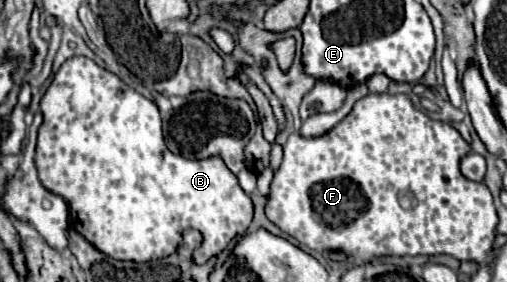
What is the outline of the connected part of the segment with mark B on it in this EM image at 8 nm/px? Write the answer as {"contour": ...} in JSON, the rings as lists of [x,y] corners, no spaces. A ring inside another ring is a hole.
{"contour":[[[71,57],[67,59],[59,71],[53,75],[53,81],[49,85],[49,89],[45,91],[43,99],[41,99],[41,111],[43,111],[43,123],[39,127],[39,135],[37,135],[37,171],[39,171],[39,179],[41,183],[61,195],[67,205],[69,211],[75,215],[77,223],[73,223],[73,227],[101,253],[105,253],[111,259],[119,259],[119,261],[137,261],[137,263],[145,263],[151,259],[161,259],[167,257],[171,253],[177,251],[183,231],[193,227],[199,229],[203,235],[203,245],[199,247],[199,265],[207,263],[211,257],[215,257],[219,251],[223,251],[237,235],[245,233],[251,219],[253,219],[253,203],[249,199],[249,195],[241,189],[237,177],[227,169],[227,165],[221,161],[221,157],[209,157],[209,159],[201,159],[201,161],[191,161],[185,159],[181,155],[173,155],[163,141],[163,133],[161,133],[161,117],[159,117],[159,109],[155,103],[151,103],[147,97],[143,97],[141,93],[137,93],[133,87],[125,85],[117,75],[113,75],[111,71],[99,67],[93,59],[87,57]]]}

